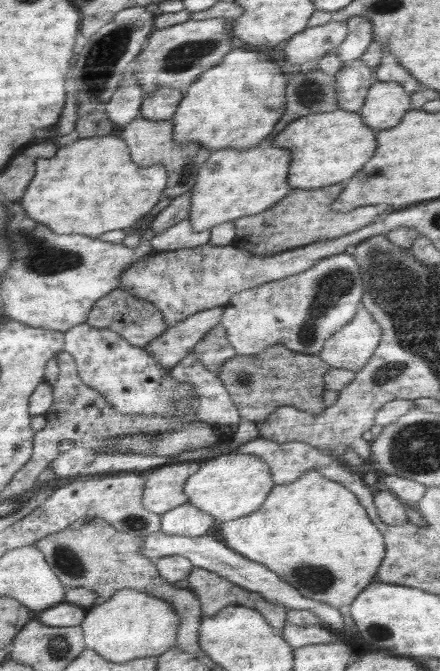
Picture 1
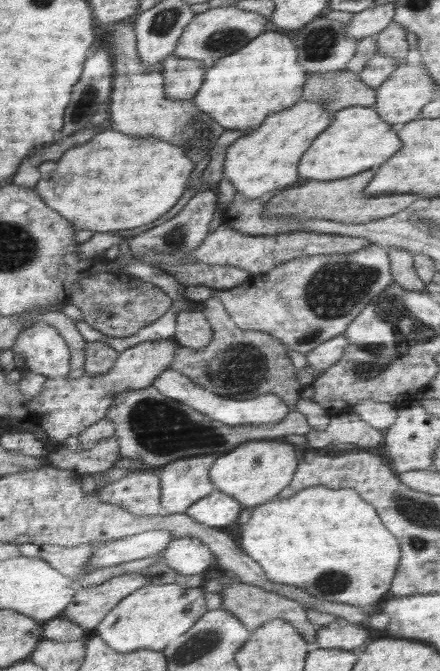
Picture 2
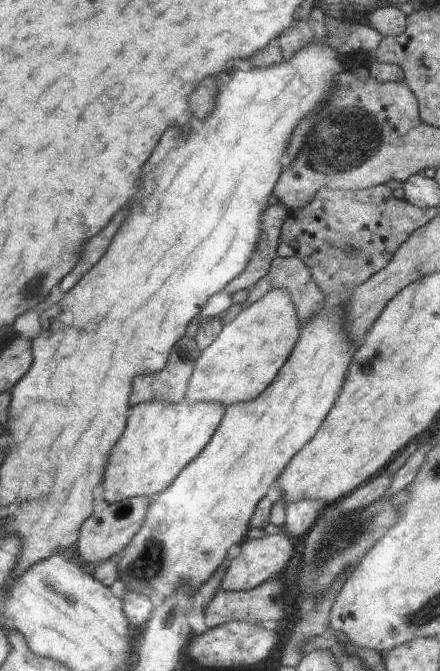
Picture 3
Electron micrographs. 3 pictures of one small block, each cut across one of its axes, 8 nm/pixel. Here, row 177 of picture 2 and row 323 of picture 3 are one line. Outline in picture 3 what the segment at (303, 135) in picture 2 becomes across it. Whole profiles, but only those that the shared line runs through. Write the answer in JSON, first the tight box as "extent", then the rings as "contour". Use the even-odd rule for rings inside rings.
{"extent":[182,290,299,408],"contour":[[[270,290],[268,294],[259,298],[240,311],[236,318],[232,318],[228,324],[223,324],[220,334],[201,351],[196,359],[194,370],[188,384],[182,402],[220,402],[224,408],[238,404],[238,402],[250,402],[256,400],[278,376],[280,368],[288,360],[294,350],[299,337],[299,322],[296,310],[286,294],[286,290]]]}

